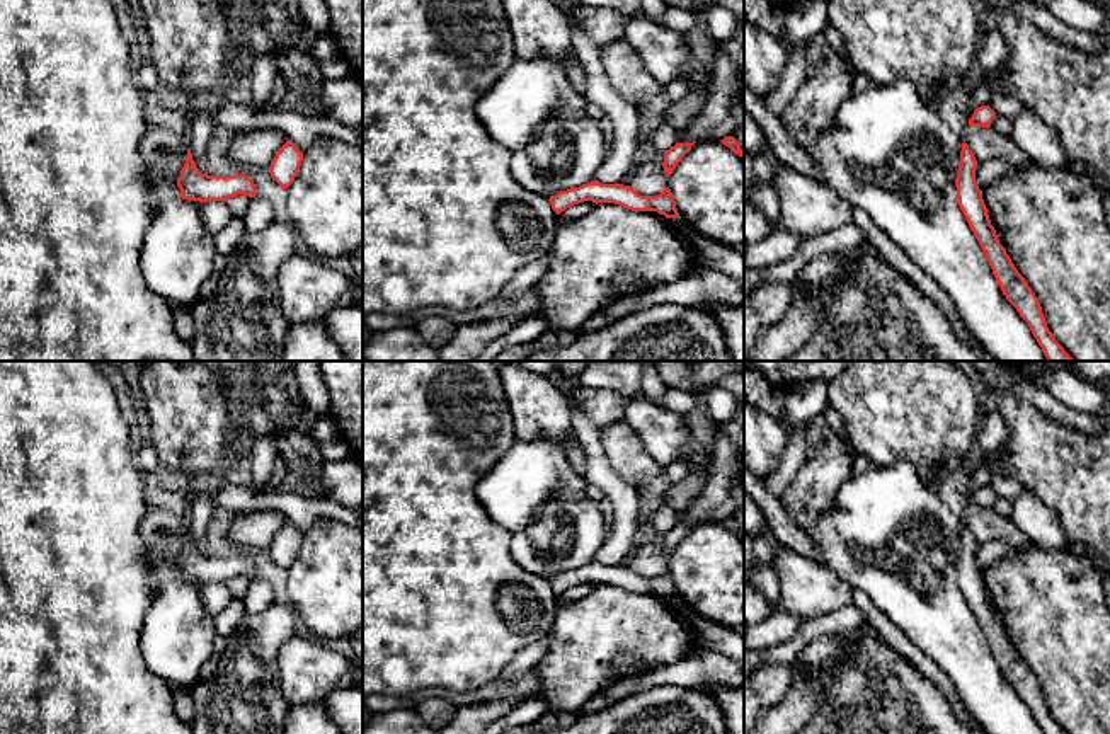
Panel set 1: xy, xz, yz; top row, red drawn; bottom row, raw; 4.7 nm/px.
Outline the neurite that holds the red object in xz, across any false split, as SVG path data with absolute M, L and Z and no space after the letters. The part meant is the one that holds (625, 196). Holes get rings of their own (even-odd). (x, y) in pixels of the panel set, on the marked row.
M591 181L579 187L560 191L550 199L552 209L560 215L567 208L592 201L592 203L615 203L632 211L657 211L666 218L681 218L676 209L676 201L669 187L657 196L642 196L633 187L623 184L601 184Z

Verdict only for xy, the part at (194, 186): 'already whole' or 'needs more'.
already whole

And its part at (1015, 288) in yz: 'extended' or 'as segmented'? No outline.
as segmented

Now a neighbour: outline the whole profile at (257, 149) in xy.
M276 128L242 133L230 146L230 158L250 167L271 167L272 158L288 140Z

